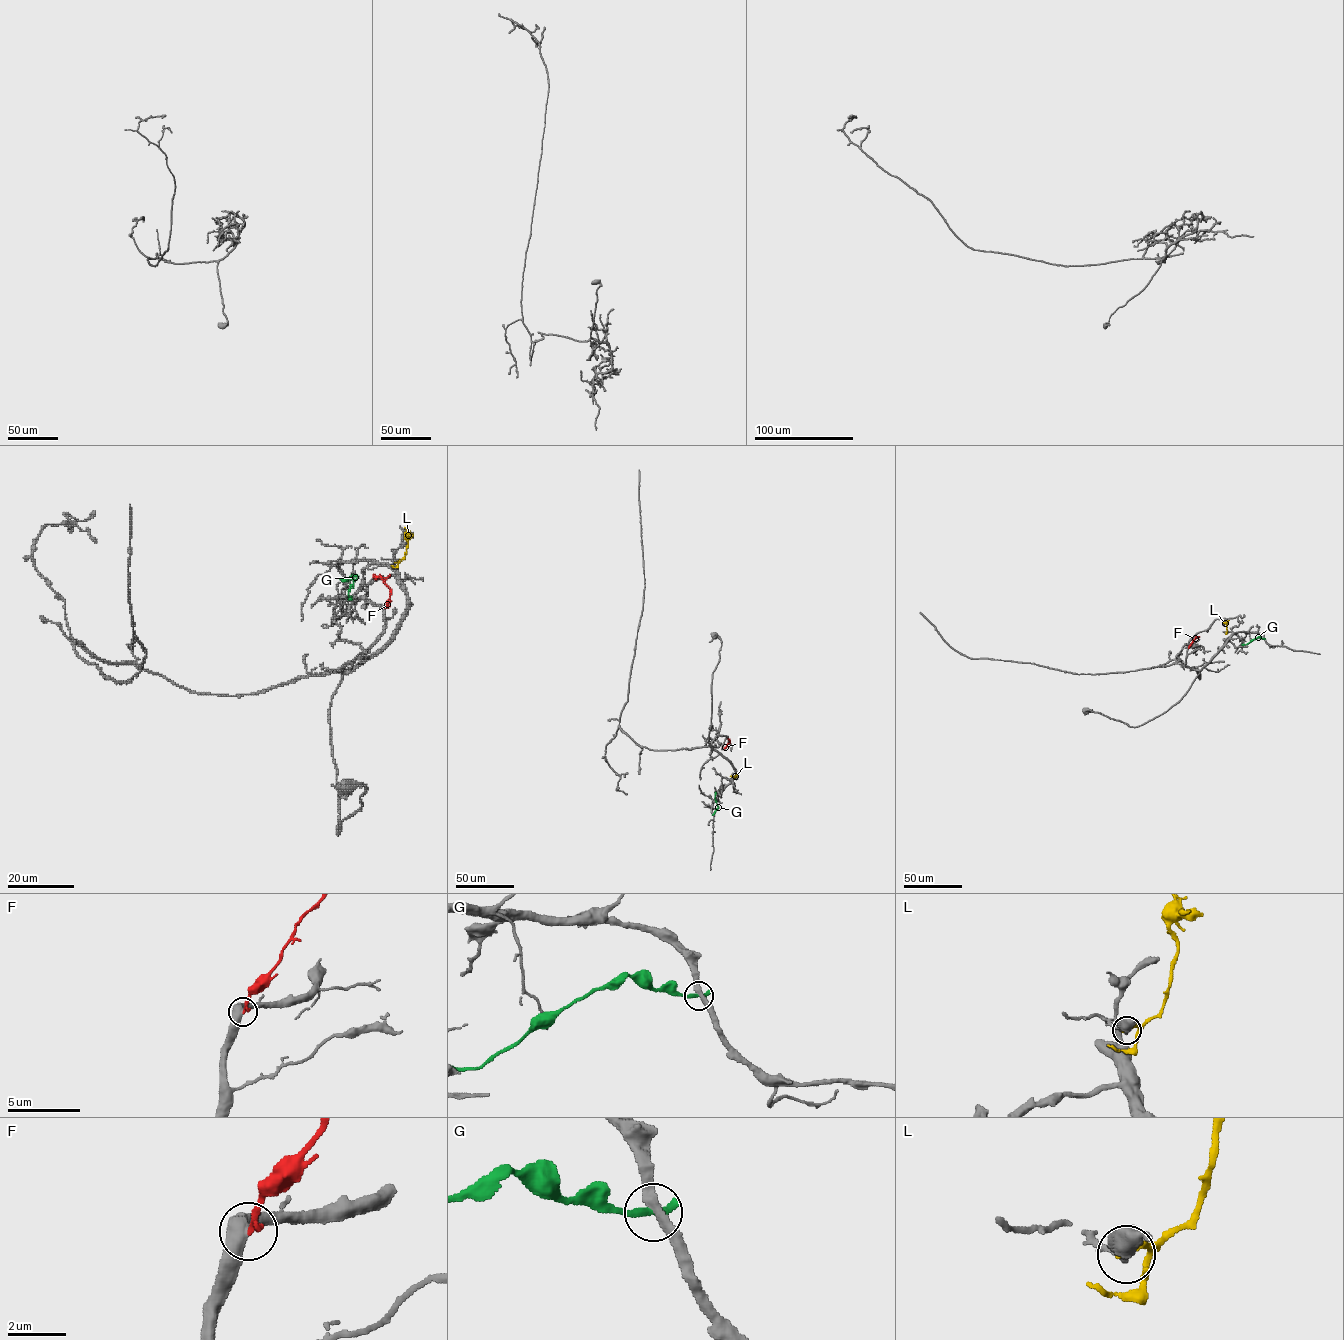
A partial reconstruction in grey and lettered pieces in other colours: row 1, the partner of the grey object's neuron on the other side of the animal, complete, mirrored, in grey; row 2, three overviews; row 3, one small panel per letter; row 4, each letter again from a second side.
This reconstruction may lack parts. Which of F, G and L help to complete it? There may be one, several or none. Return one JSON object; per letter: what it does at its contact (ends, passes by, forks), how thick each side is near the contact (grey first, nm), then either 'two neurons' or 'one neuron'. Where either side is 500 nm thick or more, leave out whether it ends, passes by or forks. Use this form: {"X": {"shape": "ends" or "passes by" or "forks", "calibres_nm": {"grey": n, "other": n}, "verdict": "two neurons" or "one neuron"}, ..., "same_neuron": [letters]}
{"F": {"calibres_nm": {"grey": 500, "other": 160}, "verdict": "one neuron"}, "G": {"shape": "passes by", "calibres_nm": {"grey": 360, "other": 200}, "verdict": "two neurons"}, "L": {"shape": "ends", "calibres_nm": {"grey": 280, "other": 200}, "verdict": "two neurons"}, "same_neuron": ["F"]}

